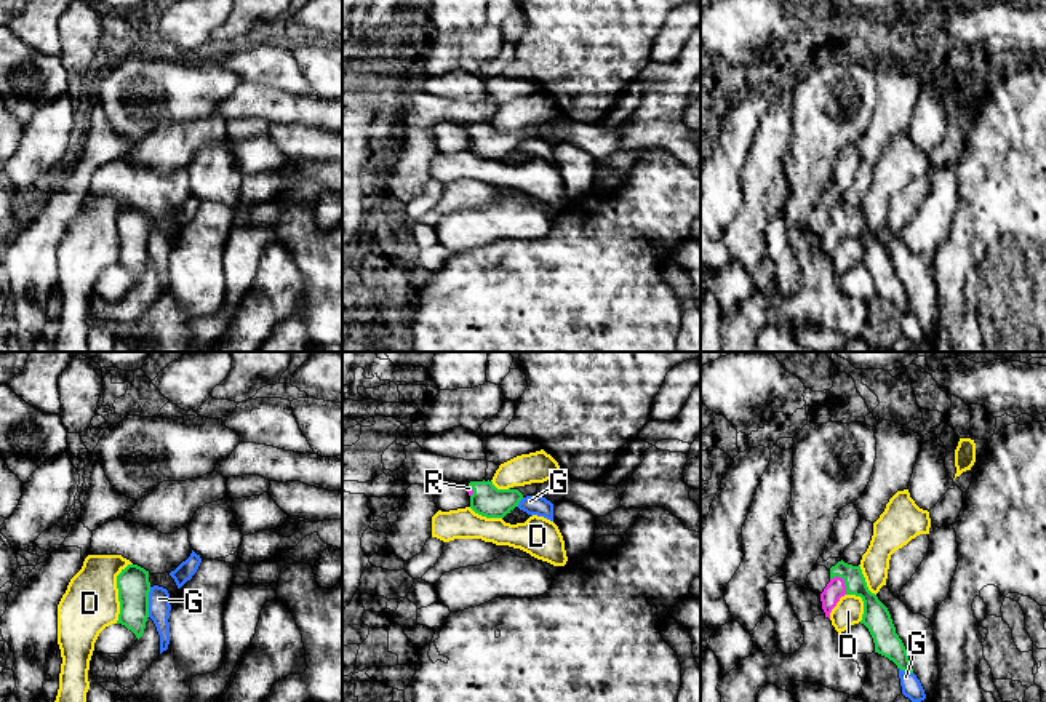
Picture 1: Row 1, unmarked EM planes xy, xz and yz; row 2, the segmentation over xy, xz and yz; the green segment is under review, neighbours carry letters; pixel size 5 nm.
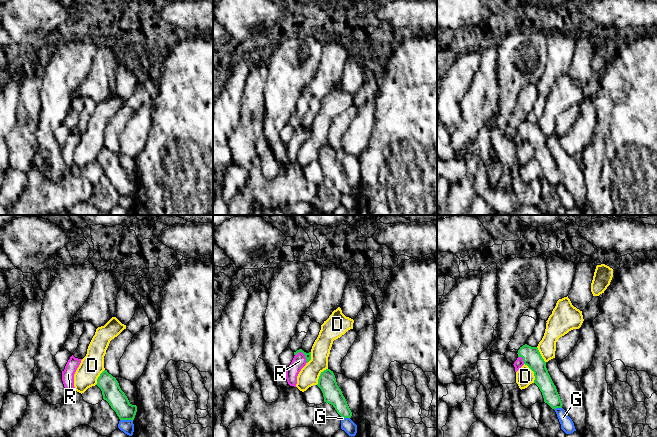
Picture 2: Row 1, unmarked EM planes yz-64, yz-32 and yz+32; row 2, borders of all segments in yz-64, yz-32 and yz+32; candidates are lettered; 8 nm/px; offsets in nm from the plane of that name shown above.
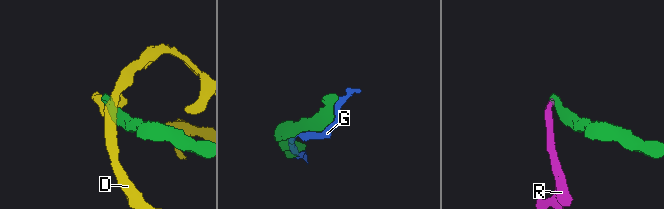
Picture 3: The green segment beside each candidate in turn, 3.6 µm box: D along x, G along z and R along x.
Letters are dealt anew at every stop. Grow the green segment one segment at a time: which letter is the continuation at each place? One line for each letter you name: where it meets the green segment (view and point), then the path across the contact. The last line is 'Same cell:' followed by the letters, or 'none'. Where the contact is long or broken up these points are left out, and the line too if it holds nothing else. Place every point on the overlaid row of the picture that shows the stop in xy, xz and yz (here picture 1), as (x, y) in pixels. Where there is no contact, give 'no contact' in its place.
R: meets green in yz at (845, 581); runs through yz (877, 618), (870, 600), (845, 581), (835, 589)
Same cell: R

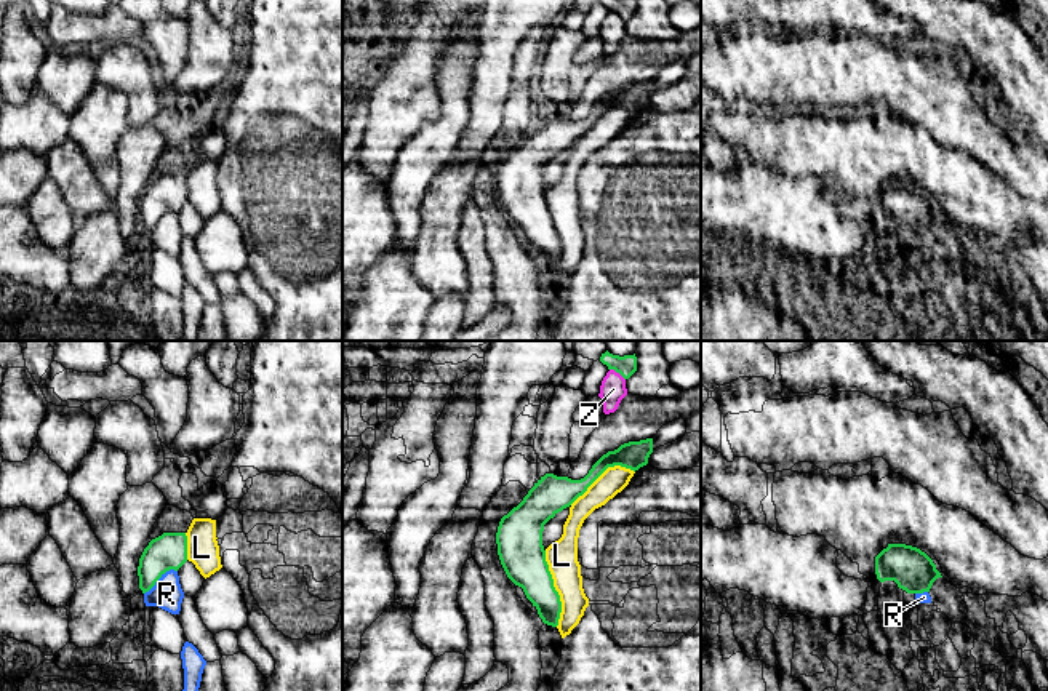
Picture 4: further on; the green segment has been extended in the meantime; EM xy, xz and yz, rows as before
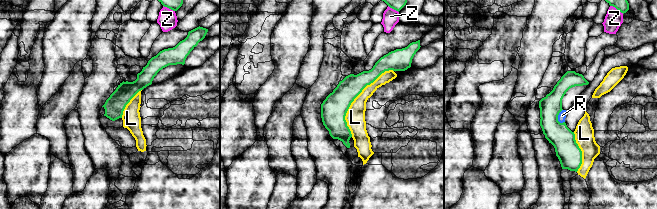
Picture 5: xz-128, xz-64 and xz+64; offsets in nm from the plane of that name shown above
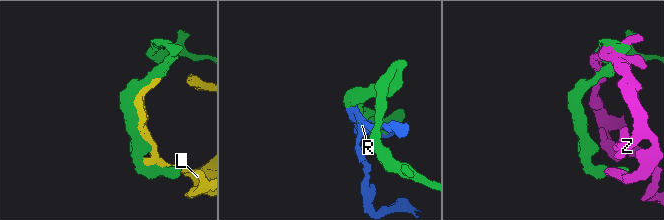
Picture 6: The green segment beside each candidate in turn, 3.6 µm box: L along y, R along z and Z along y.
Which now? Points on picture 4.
Same cell: none

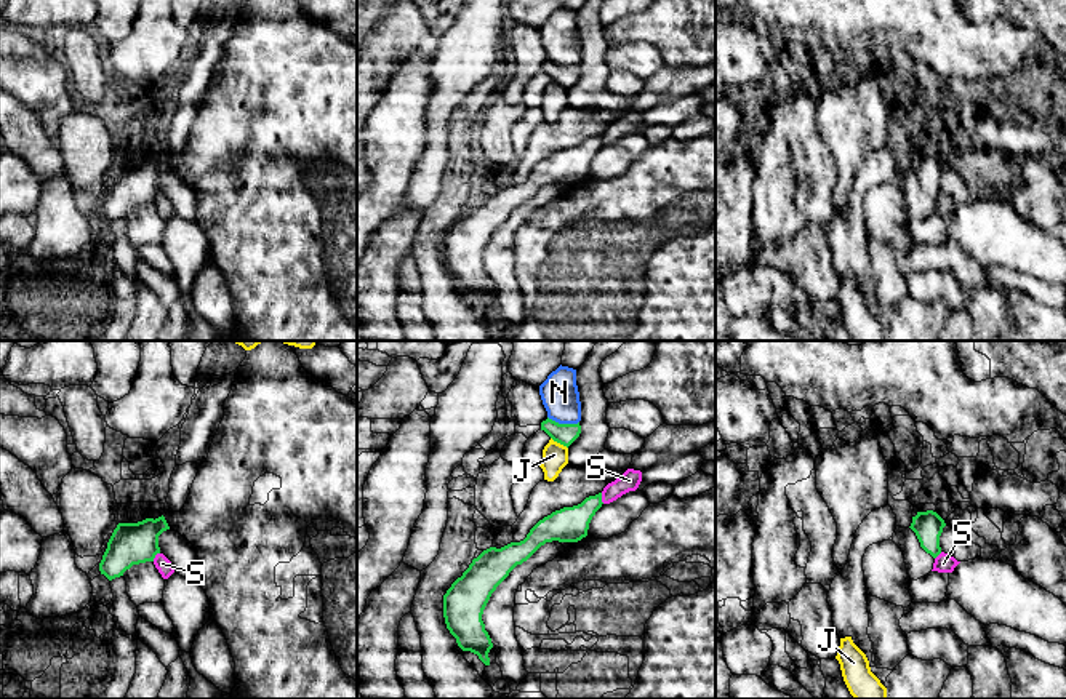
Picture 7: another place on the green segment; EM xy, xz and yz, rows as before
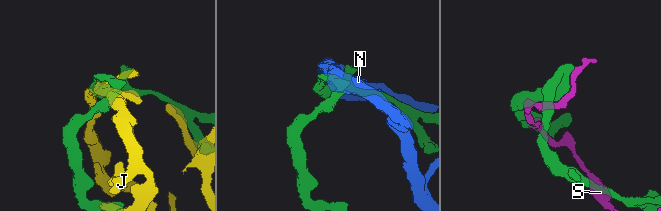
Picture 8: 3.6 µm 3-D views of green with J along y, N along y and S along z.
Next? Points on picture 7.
Same cell: none

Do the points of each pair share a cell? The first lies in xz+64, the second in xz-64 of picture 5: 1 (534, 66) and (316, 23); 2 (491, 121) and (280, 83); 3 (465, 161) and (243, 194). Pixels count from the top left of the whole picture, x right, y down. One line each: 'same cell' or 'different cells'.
1: same cell
2: same cell
3: different cells

